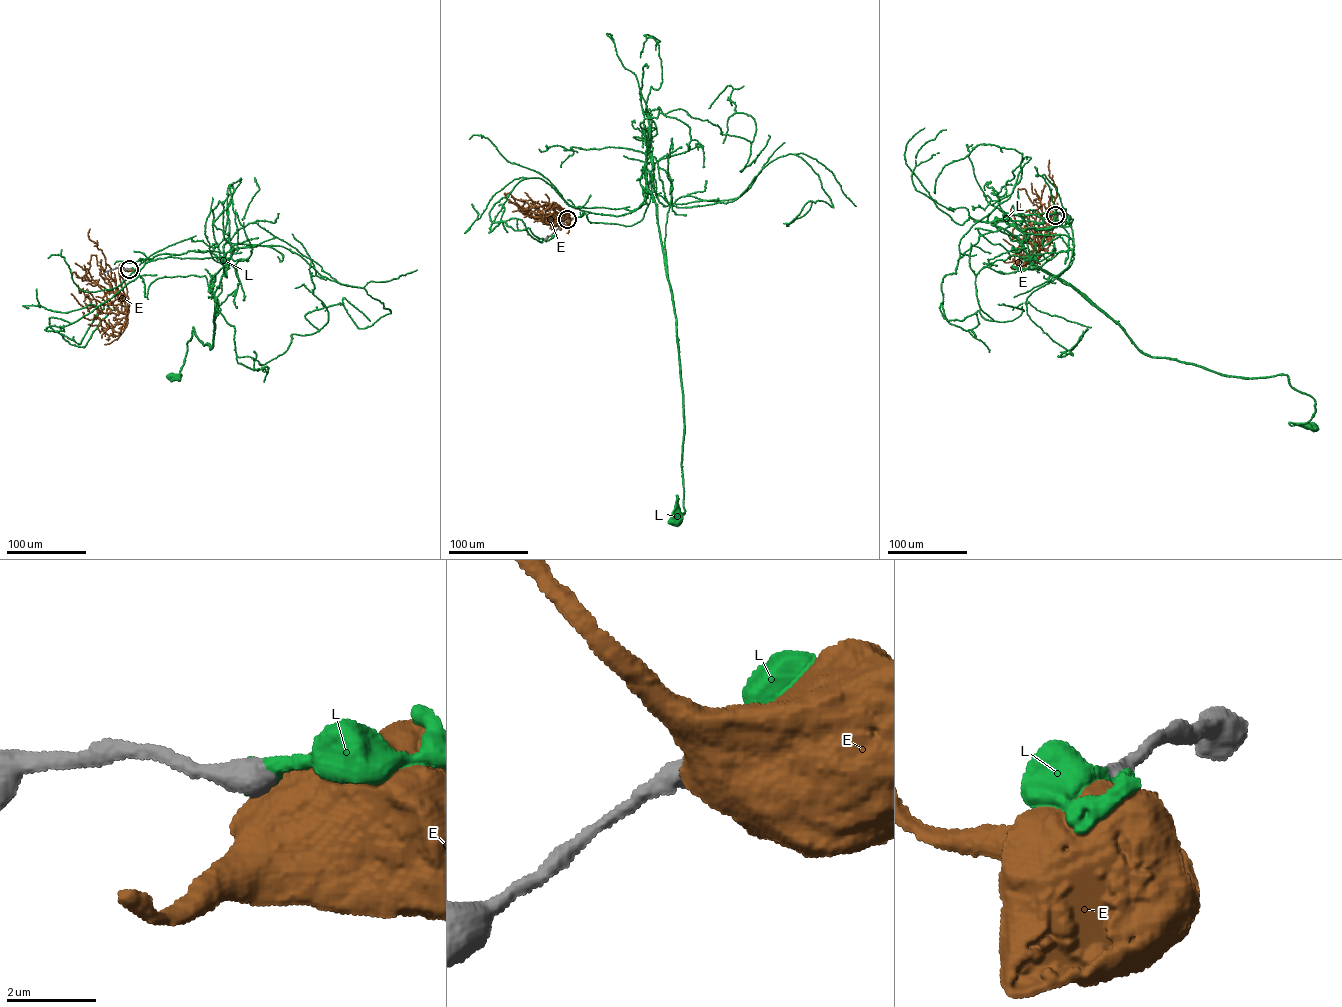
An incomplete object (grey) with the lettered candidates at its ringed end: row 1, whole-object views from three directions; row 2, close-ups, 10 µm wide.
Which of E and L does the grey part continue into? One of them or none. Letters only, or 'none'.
L

